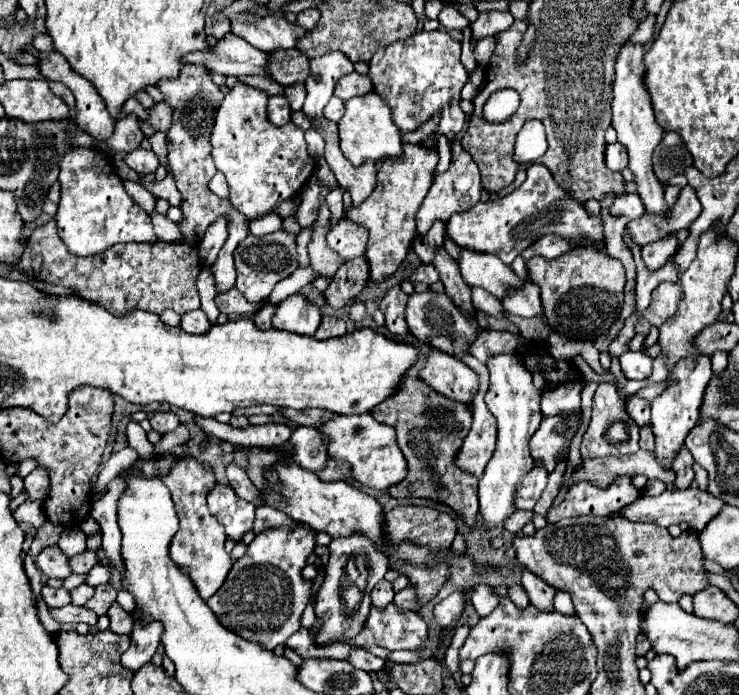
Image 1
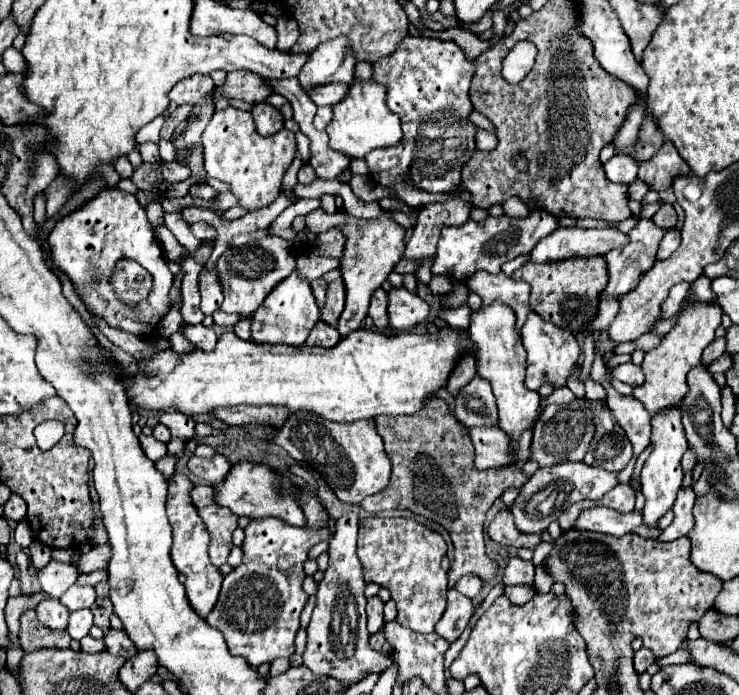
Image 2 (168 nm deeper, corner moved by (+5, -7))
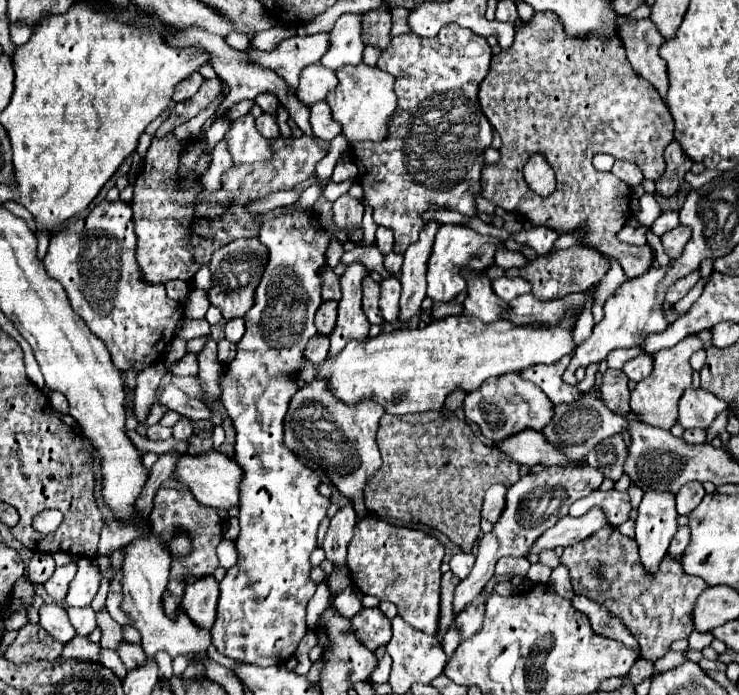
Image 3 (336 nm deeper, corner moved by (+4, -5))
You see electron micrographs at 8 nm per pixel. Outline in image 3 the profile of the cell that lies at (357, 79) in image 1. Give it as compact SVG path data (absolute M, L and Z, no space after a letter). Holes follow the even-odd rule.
M309 65L301 71L299 87L297 87L297 97L305 105L315 105L317 101L323 101L331 89L335 89L337 77L333 71L325 69L323 65Z

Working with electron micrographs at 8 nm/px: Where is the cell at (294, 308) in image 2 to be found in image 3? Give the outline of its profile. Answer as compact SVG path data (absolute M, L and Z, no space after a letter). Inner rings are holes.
M295 211L293 215L263 223L259 231L259 241L269 247L269 263L261 277L259 289L255 291L255 305L245 315L247 331L237 343L235 359L227 365L227 381L221 395L221 401L237 431L235 461L243 467L239 503L241 533L235 541L239 561L235 567L227 569L225 579L219 583L221 595L217 619L211 627L211 637L215 649L225 657L233 657L259 667L269 667L293 657L299 641L307 631L305 607L315 593L315 583L311 583L309 579L309 555L319 545L317 529L331 505L331 499L319 495L317 491L319 477L315 475L315 471L305 467L283 443L283 417L287 413L291 397L299 389L299 385L293 381L293 373L301 369L303 349L309 337L317 333L313 317L323 303L319 273L325 265L325 249L329 245L329 237L319 225L317 217L313 217L311 213Z

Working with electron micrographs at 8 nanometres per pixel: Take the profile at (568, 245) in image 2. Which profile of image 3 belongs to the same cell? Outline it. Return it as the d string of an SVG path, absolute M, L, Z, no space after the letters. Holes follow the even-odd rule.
M623 227L619 233L617 233L617 237L619 237L619 241L623 241L623 243L627 243L627 245L645 245L647 243L647 239L645 239L645 227Z

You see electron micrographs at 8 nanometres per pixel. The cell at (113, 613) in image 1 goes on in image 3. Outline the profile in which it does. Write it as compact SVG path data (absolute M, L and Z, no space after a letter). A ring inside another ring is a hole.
M121 641L119 647L117 647L117 653L119 653L119 657L121 657L121 661L125 663L127 669L135 669L141 663L145 663L145 659L147 659L141 645L129 643L129 641Z

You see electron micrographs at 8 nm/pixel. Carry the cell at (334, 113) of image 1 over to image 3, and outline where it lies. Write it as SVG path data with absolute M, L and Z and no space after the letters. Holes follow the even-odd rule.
M319 101L311 107L311 127L313 133L321 139L333 139L341 133L341 127L335 125L335 121L331 119L331 109L327 101Z

